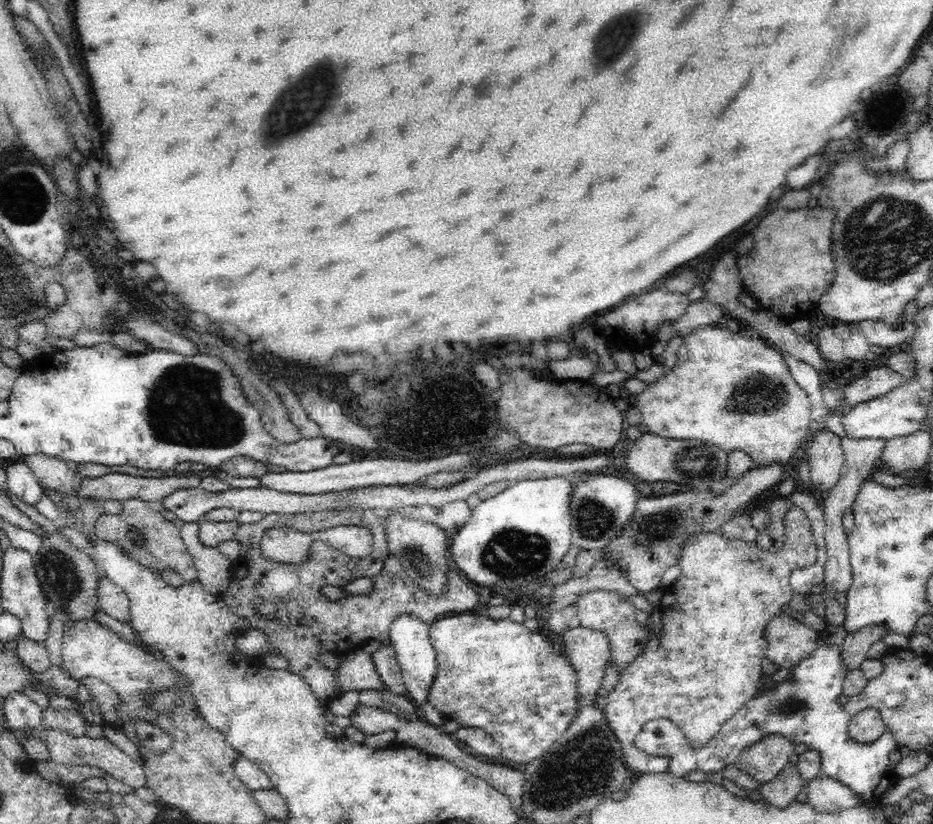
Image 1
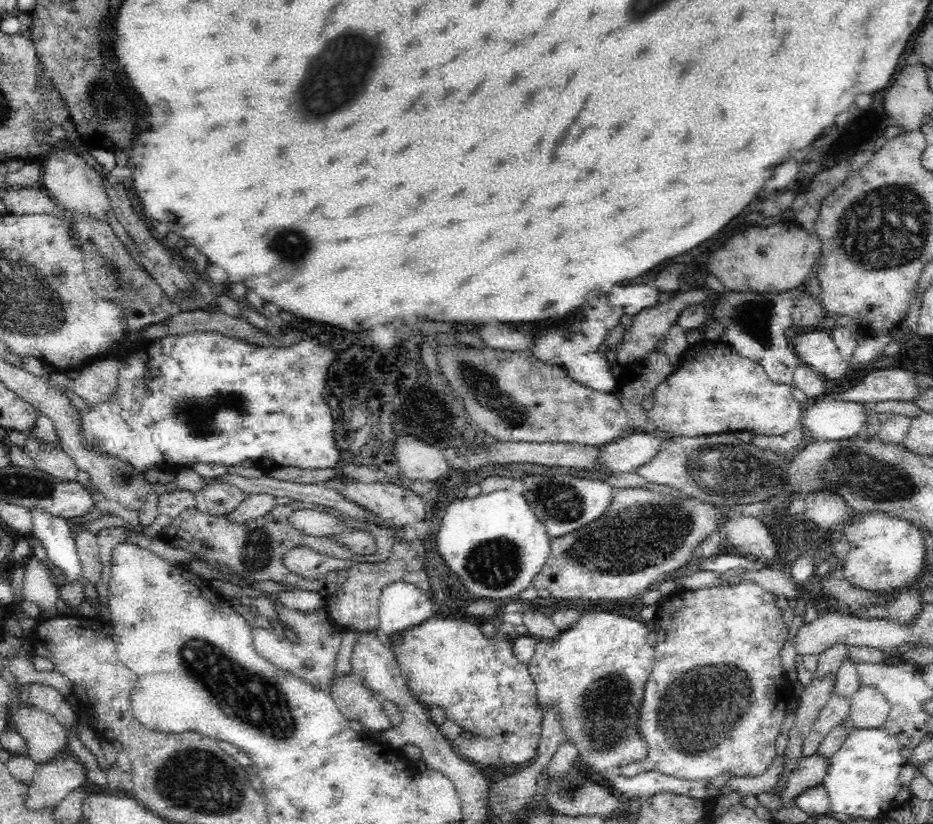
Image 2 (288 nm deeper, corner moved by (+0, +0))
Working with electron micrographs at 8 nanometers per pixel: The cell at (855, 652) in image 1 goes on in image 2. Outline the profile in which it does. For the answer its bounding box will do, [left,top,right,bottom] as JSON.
[770,674,838,796]

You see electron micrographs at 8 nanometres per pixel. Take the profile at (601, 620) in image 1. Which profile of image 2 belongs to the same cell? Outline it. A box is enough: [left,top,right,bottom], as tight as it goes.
[528,608,656,774]

